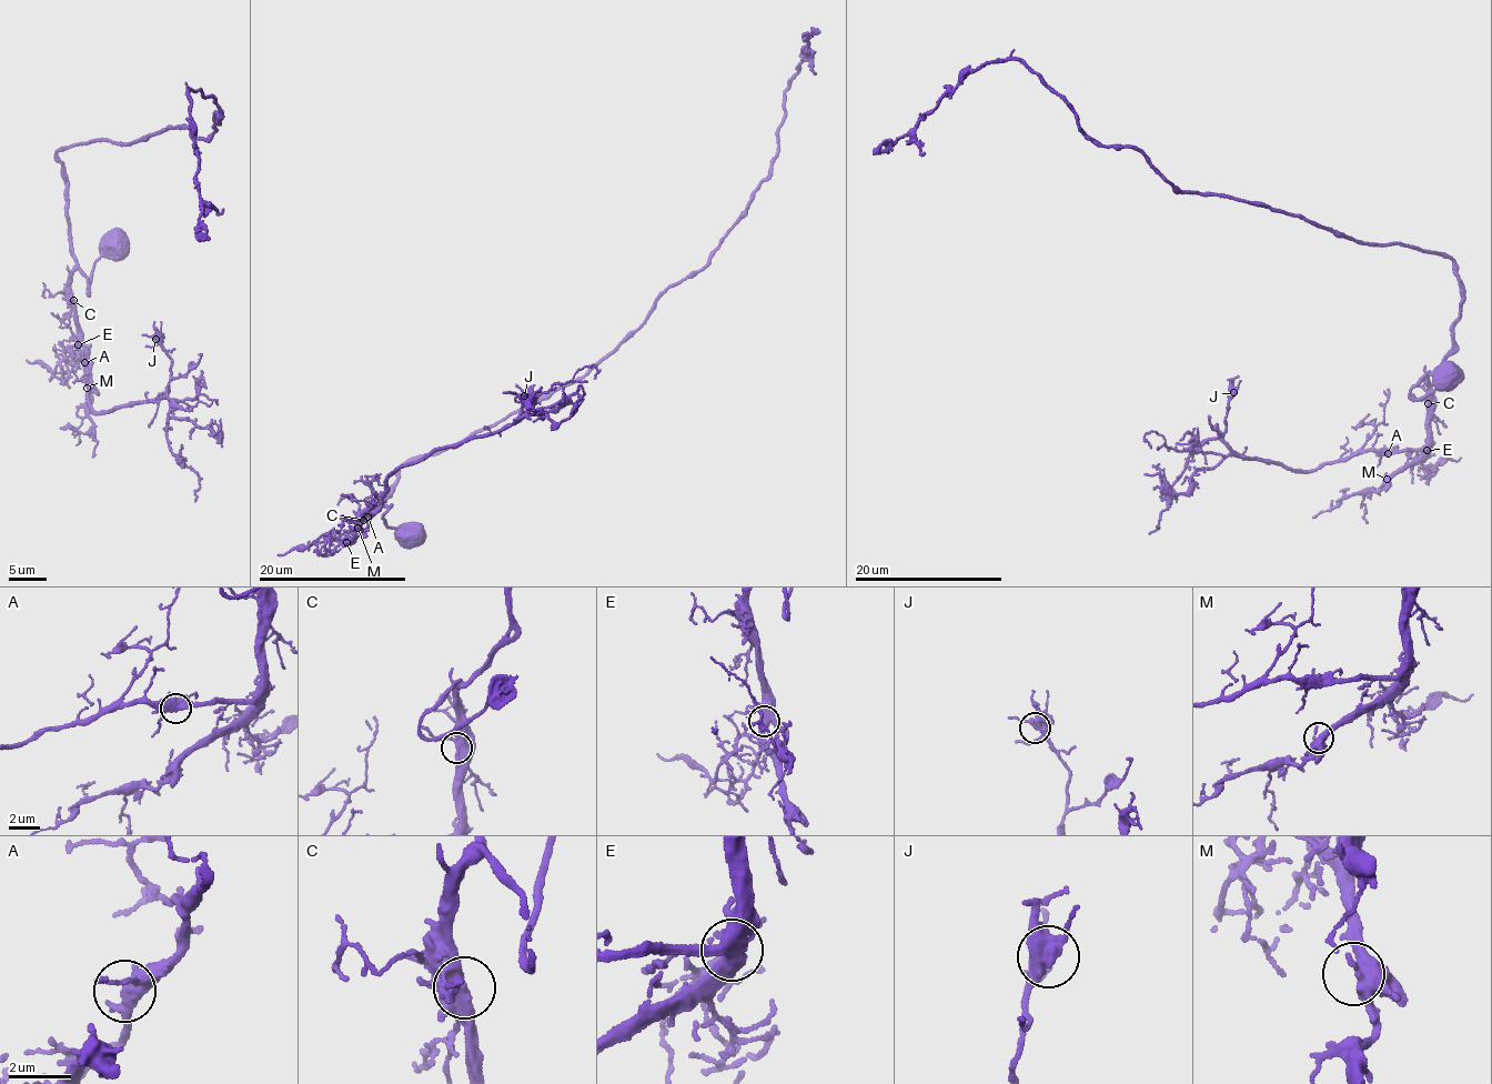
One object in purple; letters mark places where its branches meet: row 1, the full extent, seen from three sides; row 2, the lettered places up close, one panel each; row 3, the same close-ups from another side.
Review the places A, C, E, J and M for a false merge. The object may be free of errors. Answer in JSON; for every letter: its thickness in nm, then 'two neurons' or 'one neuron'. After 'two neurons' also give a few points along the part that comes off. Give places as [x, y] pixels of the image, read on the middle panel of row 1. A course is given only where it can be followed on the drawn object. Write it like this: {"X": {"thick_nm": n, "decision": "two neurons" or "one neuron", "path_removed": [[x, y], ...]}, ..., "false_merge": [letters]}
{"A": {"thick_nm": 420, "decision": "one neuron"}, "C": {"thick_nm": 480, "decision": "one neuron"}, "E": {"thick_nm": 440, "decision": "one neuron"}, "J": {"thick_nm": 400, "decision": "one neuron"}, "M": {"thick_nm": 480, "decision": "one neuron"}, "false_merge": []}

